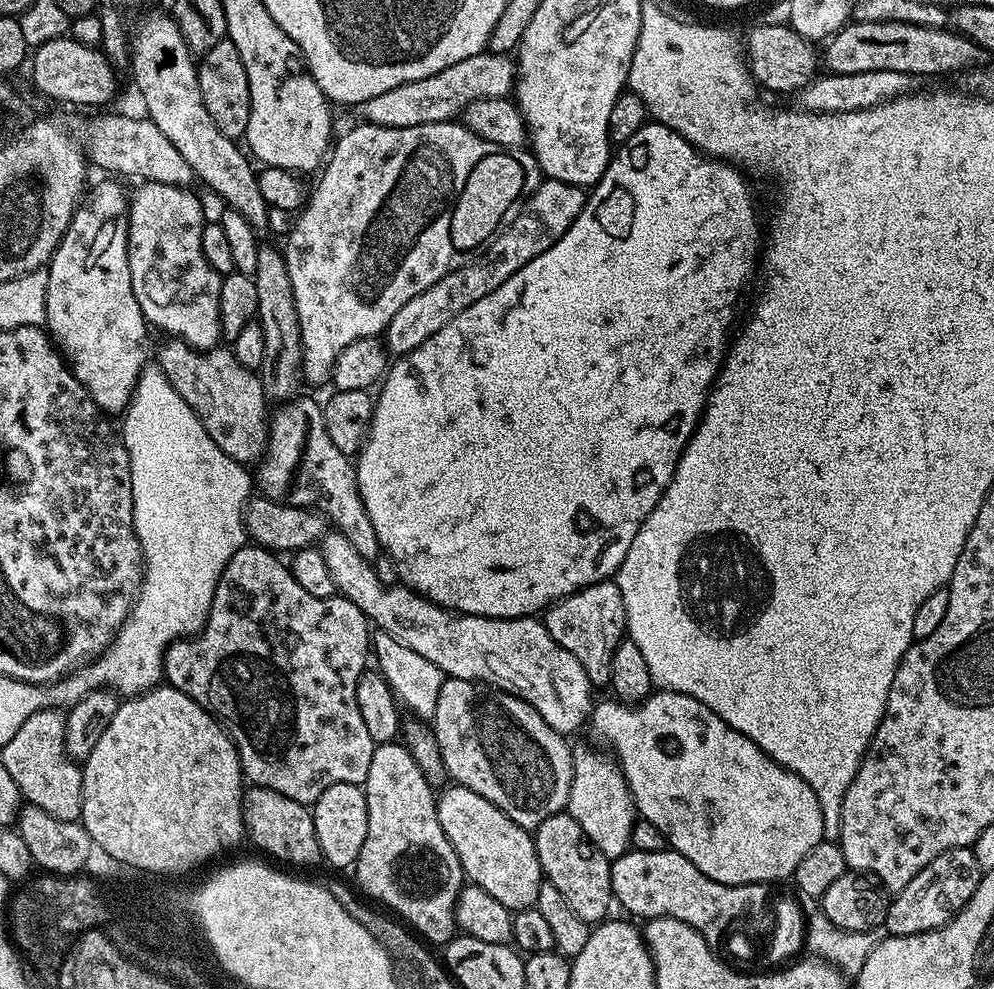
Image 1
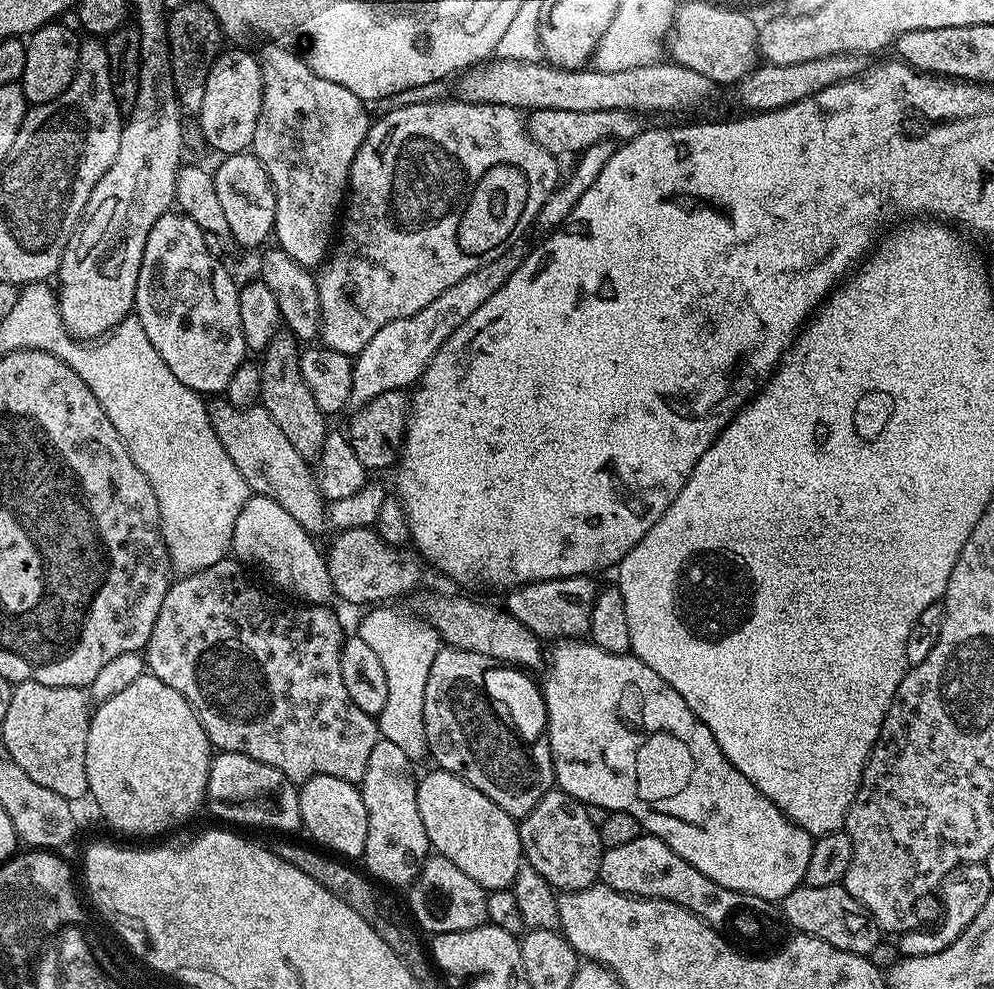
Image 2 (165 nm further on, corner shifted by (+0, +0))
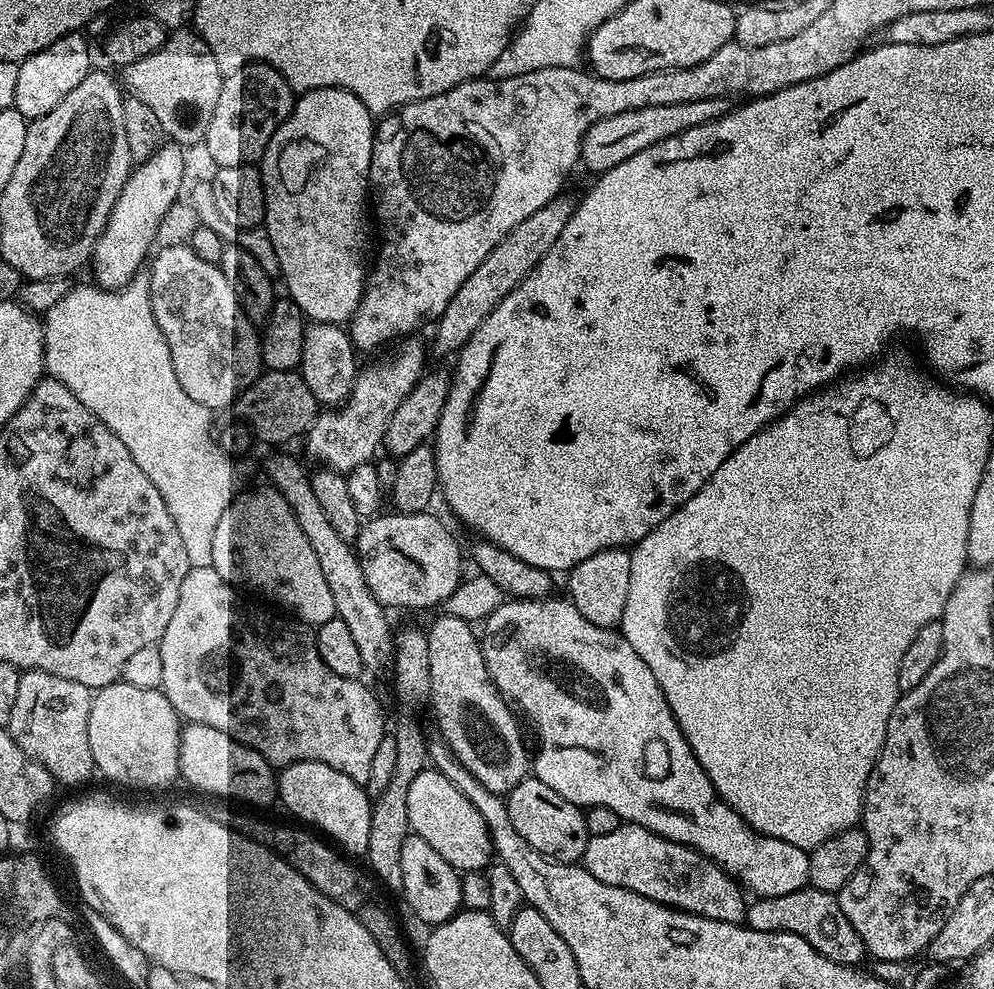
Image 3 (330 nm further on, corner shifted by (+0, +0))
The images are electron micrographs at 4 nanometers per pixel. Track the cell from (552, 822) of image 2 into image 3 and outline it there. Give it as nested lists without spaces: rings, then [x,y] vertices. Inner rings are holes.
[[[529,774],[525,780],[518,782],[518,786],[514,786],[512,792],[507,793],[506,807],[514,830],[518,830],[518,834],[522,834],[522,838],[526,838],[534,850],[560,864],[583,861],[589,835],[581,805],[562,798],[558,790],[550,790],[546,782]]]

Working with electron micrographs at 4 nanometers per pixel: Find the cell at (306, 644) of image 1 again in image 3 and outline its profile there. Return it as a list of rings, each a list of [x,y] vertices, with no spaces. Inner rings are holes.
[[[189,567],[178,593],[178,606],[174,606],[174,614],[170,618],[170,623],[166,625],[166,634],[162,634],[158,645],[162,654],[160,688],[164,697],[170,702],[170,706],[174,706],[176,713],[187,723],[214,726],[214,730],[222,730],[240,741],[241,744],[262,753],[268,763],[273,766],[293,764],[299,760],[326,762],[326,766],[334,766],[334,770],[346,774],[346,778],[350,778],[354,783],[361,786],[367,785],[370,778],[370,765],[374,759],[374,753],[378,751],[378,742],[382,742],[382,738],[386,734],[384,712],[380,709],[379,698],[363,684],[363,679],[342,678],[342,674],[334,674],[334,670],[330,670],[330,666],[326,666],[326,662],[322,662],[316,649],[316,637],[309,625],[295,618],[279,620],[276,616],[267,616],[266,613],[244,604],[243,598],[236,592],[239,591],[233,585],[225,582],[222,574],[218,574],[218,570]]]

